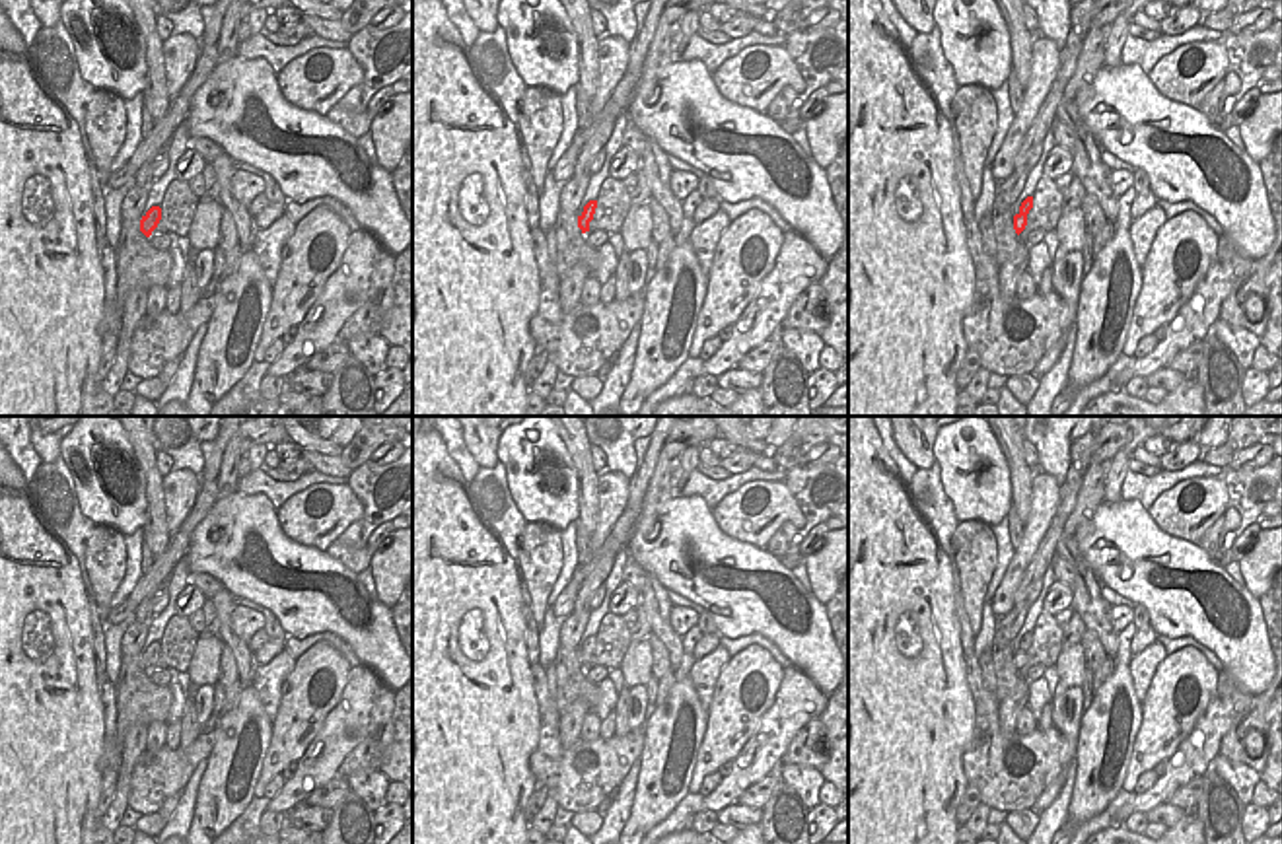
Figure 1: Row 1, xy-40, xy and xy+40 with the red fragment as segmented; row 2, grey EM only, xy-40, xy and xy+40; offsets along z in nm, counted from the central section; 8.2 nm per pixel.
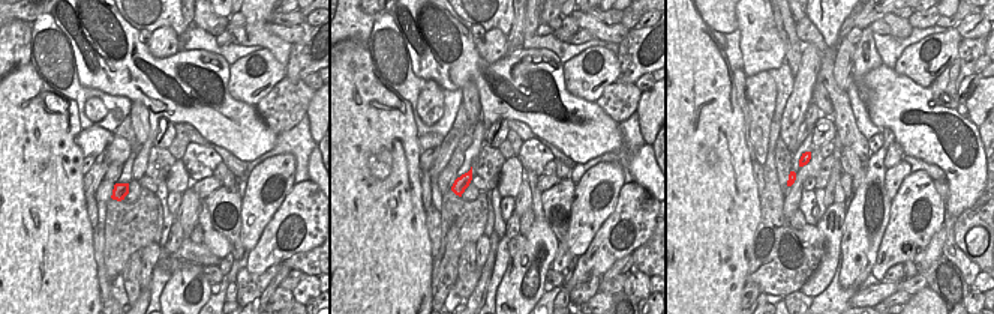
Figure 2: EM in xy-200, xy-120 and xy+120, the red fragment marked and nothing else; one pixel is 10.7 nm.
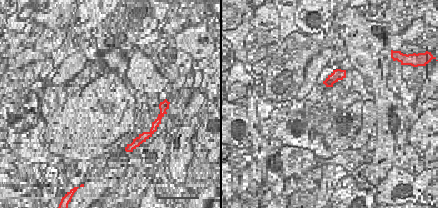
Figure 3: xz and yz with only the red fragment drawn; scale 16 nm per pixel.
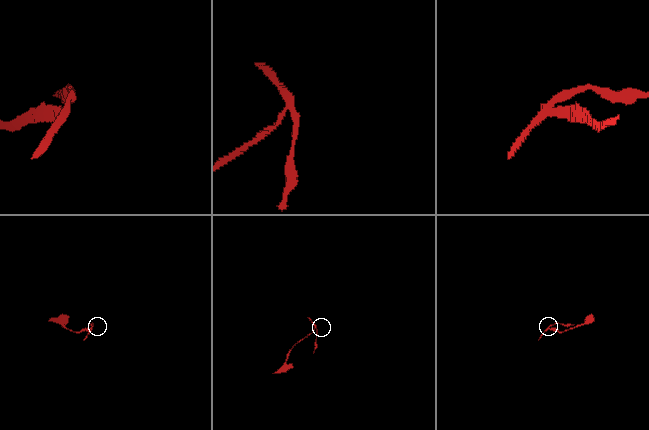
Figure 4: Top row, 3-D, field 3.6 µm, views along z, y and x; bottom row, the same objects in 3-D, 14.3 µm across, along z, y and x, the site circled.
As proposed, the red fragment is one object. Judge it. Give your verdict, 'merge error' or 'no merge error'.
merge error

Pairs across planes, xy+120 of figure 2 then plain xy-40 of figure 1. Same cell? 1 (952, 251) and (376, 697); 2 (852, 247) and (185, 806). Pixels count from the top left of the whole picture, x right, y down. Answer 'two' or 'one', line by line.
1: two
2: two

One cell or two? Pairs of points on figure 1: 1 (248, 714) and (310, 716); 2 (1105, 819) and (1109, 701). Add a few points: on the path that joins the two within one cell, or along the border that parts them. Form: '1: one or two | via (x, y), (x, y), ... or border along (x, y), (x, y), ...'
1: two | border along (273, 722), (273, 734), (261, 767)
2: two | border along (1121, 788), (1100, 813), (1080, 823)

